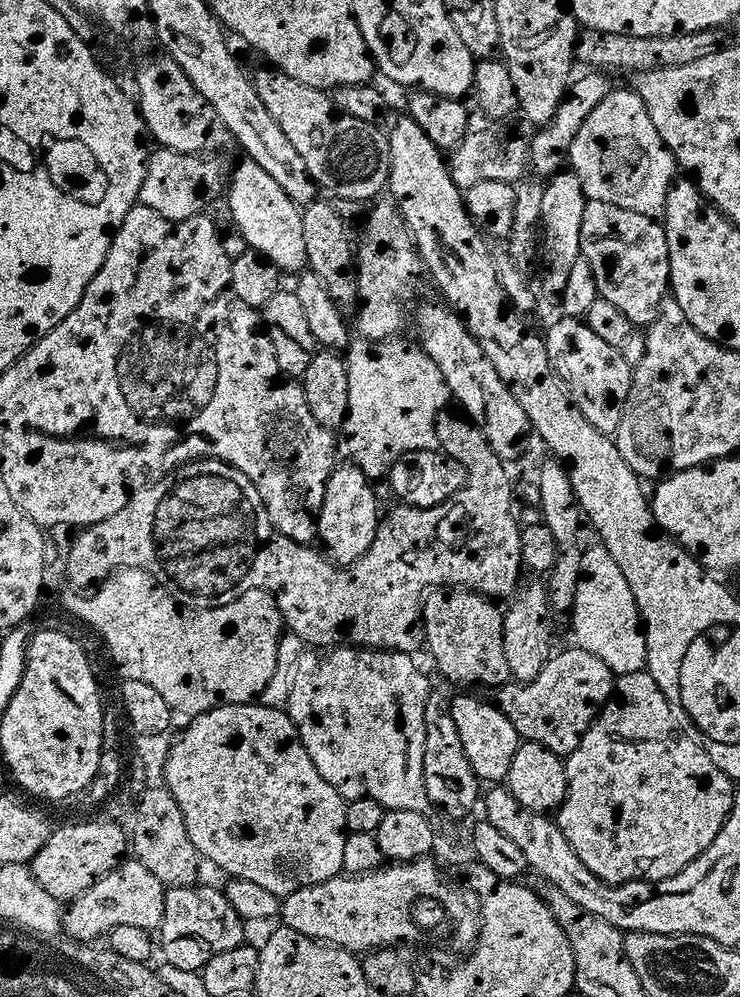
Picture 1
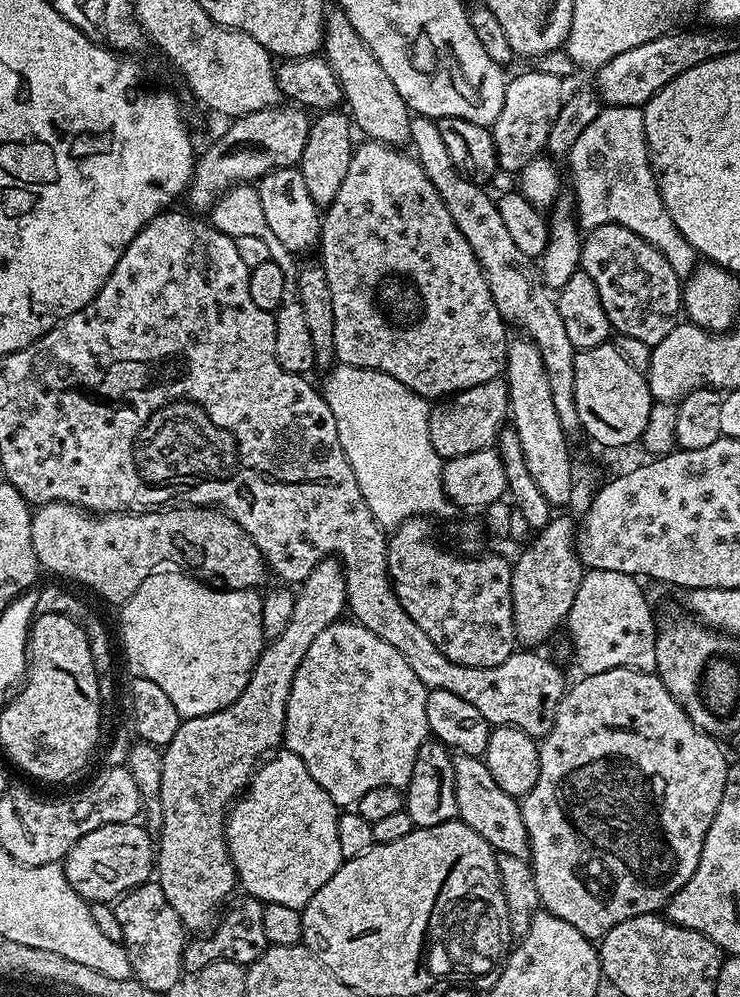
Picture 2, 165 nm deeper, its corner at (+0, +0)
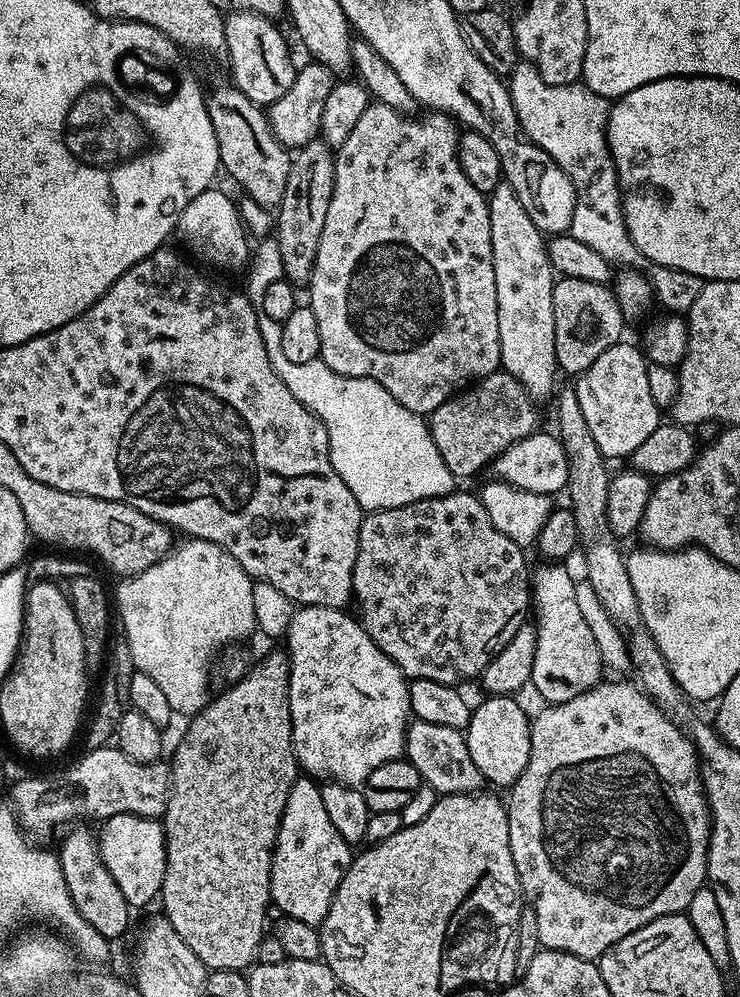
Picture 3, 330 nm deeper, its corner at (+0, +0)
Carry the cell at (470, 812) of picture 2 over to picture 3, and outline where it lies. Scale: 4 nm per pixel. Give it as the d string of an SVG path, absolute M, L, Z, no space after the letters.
M413 719L408 725L404 756L412 763L414 770L418 770L421 781L440 796L457 796L463 792L475 794L485 787L485 778L478 766L474 766L464 732L459 728Z

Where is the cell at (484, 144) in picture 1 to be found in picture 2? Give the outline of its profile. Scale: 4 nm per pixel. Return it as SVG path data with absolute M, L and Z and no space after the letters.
M537 70L520 72L505 83L502 110L498 110L498 118L490 126L496 163L503 171L505 168L512 174L518 174L547 149L550 126L554 126L554 118L558 118L558 110L566 99L564 86L563 79Z

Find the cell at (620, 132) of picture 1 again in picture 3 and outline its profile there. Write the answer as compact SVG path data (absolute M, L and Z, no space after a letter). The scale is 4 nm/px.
M520 66L513 69L506 83L521 133L531 143L546 150L546 154L562 166L574 186L576 205L570 235L578 238L578 242L586 242L590 250L598 250L609 264L644 273L652 287L655 303L659 307L661 304L665 313L688 313L698 294L702 294L706 281L670 266L650 263L636 249L624 224L620 179L612 161L612 151L608 148L609 97L594 94L583 82L566 86L546 85L535 75L524 80L523 67Z

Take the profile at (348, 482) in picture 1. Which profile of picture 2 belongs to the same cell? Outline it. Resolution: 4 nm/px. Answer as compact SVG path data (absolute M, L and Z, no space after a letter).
M336 558L318 562L318 566L314 566L314 570L310 570L310 574L306 574L306 578L300 581L294 593L296 601L290 622L280 637L265 643L264 651L250 674L250 682L246 682L246 690L242 690L242 694L238 694L238 698L230 702L230 706L214 714L189 720L181 719L178 734L174 734L174 738L170 738L170 742L162 748L162 826L158 829L154 876L162 894L166 894L166 902L174 906L174 914L178 914L185 929L192 934L202 934L211 929L225 907L224 899L232 891L237 891L236 868L232 864L232 856L228 853L228 839L224 836L228 809L247 789L252 774L258 767L258 761L281 747L290 686L294 682L298 666L302 666L302 658L306 658L306 650L310 650L310 642L314 642L314 638L318 638L318 634L322 634L326 626L335 624L345 615L348 591L343 563Z

